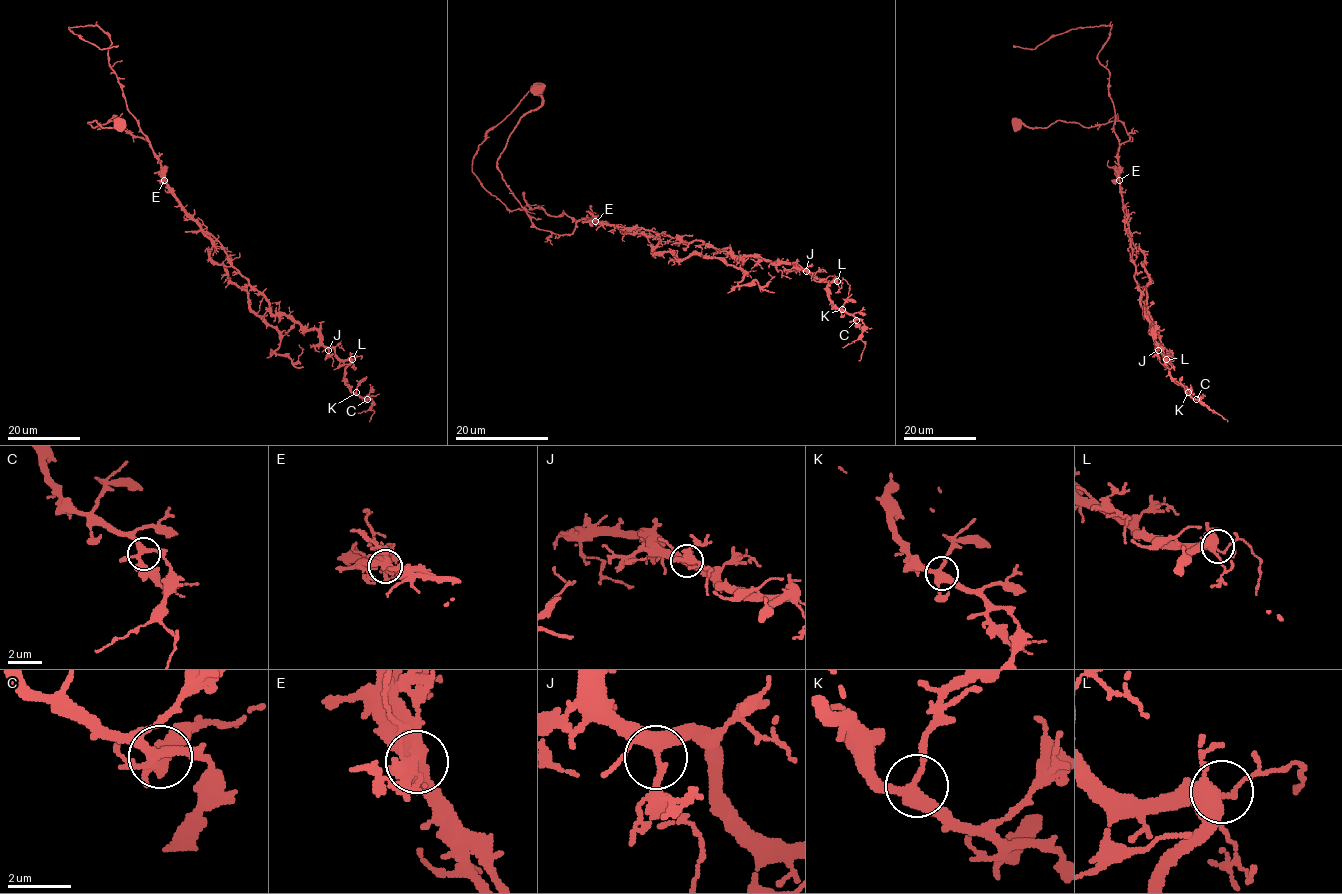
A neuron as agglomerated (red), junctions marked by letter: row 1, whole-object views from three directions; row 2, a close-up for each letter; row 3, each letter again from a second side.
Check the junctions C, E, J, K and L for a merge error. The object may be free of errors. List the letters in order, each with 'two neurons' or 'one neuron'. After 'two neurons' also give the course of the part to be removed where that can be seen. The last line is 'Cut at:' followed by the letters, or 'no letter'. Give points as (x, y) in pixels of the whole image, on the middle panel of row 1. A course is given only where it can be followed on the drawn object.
C: one neuron
E: two neurons; foreign part runs (595, 222), (532, 209), (523, 193), (525, 206), (511, 211), (472, 171), (471, 163), (485, 135), (536, 85)
J: one neuron
K: one neuron
L: one neuron
Cut at: E

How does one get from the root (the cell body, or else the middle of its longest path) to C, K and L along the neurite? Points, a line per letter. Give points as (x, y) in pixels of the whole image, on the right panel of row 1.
C: (1123, 208), (1134, 280), (1153, 341), (1162, 350), (1170, 377), (1196, 399)
K: (1123, 208), (1141, 308), (1169, 374), (1188, 392)
L: (1123, 208), (1124, 228), (1130, 241), (1134, 280), (1140, 291), (1141, 308), (1147, 314), (1153, 341), (1166, 359)

